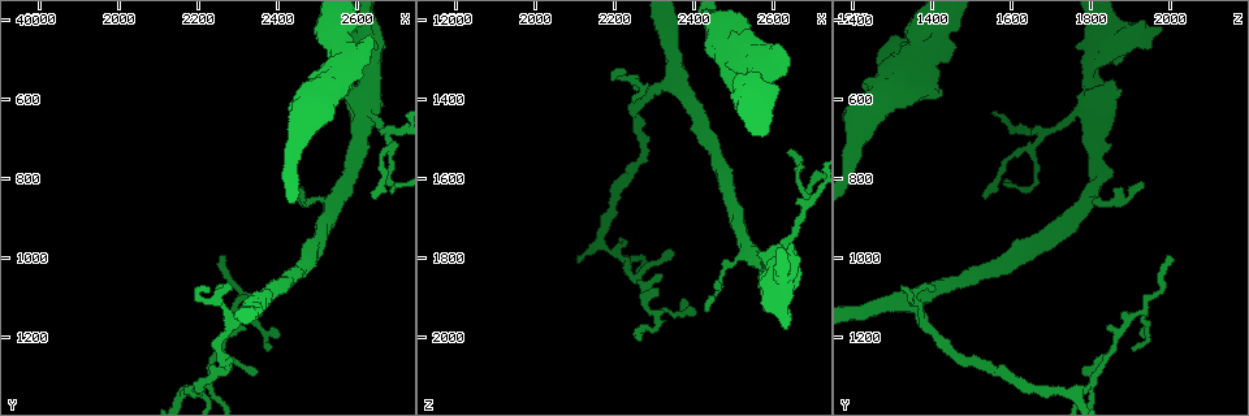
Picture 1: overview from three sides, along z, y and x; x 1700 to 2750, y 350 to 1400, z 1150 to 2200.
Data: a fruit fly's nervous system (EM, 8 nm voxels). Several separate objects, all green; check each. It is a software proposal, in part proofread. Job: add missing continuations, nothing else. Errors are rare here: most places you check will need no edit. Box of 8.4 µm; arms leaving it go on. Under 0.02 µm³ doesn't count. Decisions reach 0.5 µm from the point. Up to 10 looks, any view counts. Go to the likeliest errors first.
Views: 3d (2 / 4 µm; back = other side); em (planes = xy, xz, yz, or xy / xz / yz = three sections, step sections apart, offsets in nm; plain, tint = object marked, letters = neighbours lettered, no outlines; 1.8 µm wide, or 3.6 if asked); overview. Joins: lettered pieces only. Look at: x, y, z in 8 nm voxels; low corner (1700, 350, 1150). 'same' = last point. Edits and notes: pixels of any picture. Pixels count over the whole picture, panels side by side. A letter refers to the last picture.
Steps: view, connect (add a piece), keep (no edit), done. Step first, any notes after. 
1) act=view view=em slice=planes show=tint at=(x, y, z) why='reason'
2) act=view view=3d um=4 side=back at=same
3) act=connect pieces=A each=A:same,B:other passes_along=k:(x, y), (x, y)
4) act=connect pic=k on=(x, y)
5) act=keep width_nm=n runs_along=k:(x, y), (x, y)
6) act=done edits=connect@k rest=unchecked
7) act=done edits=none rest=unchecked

act=view view=3d um=4 side=back at=(2680, 690, 1680) why='three arms meet'

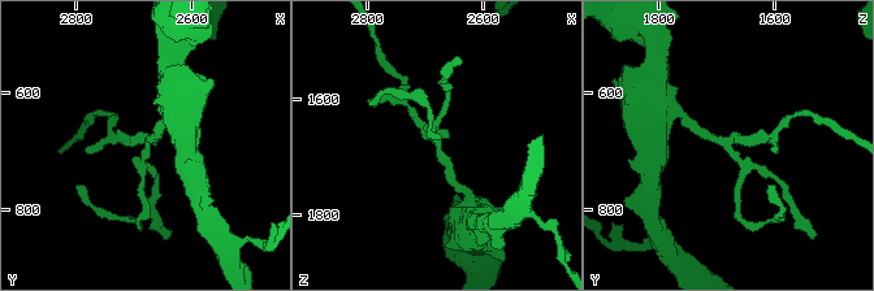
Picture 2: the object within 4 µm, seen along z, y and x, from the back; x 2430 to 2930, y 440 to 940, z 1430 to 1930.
act=view view=em slice=xz step=8 show=tint at=(2670, 690, 1675)

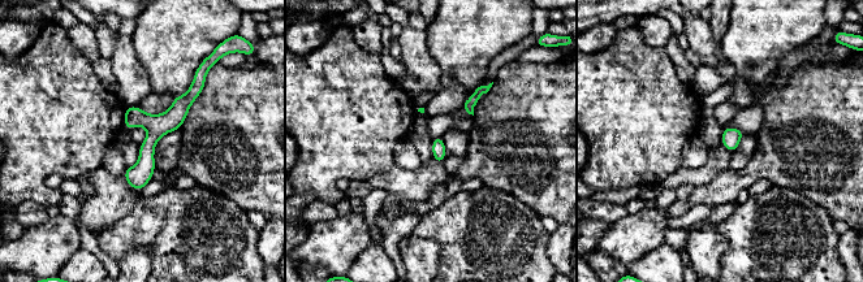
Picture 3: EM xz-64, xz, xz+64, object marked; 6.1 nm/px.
act=view view=em slice=planes show=letters at=same

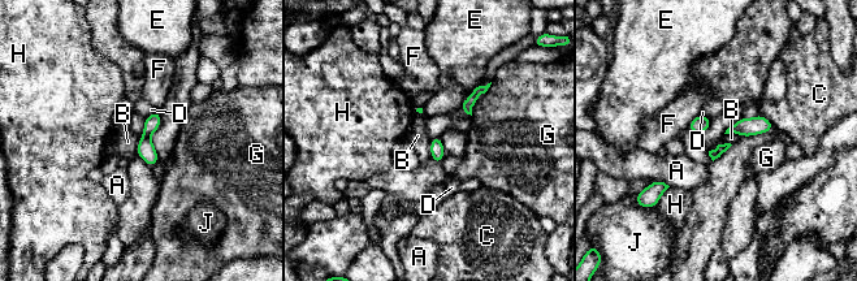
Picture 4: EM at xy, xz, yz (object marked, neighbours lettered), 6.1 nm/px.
act=keep each=A:other,B:other,C:other,D:other,E:other,F:other,G:other,H:other,J:other border=4:(731, 143), (718, 143), (708, 151) found='no lettered piece goes on from it'

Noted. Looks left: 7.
act=view view=em um=3.6 slice=planes show=plain at=(2430, 815, 1935) why='free end'

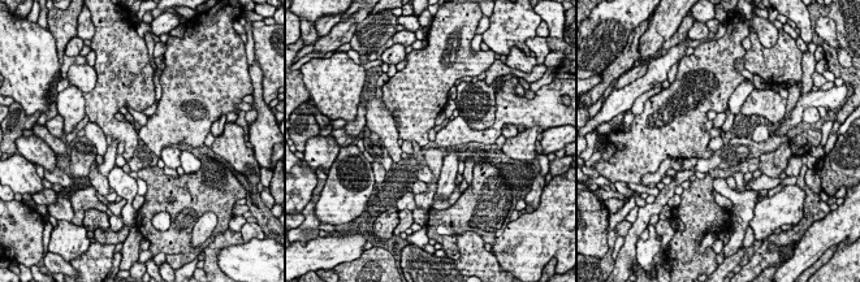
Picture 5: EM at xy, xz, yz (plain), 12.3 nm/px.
act=view view=em um=3.6 slice=planes show=letters at=same why='see the neighbours'

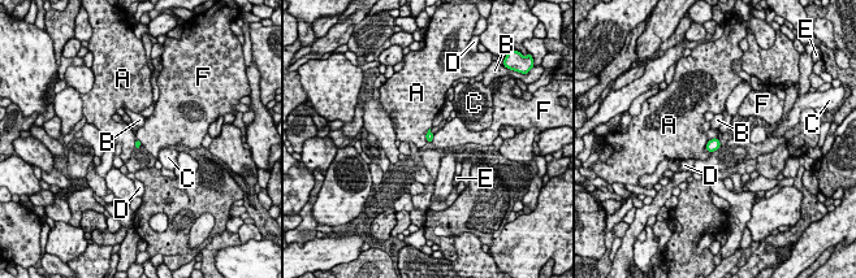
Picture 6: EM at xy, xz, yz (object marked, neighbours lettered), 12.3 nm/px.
act=keep longest_contact=A:170nm each=A:other,B:other,C:other,D:other,E:other,F:other found='no lettered piece goes on from it'

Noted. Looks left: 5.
act=view view=3d um=2 at=(2635, 425, 1980) why='branch stops here'

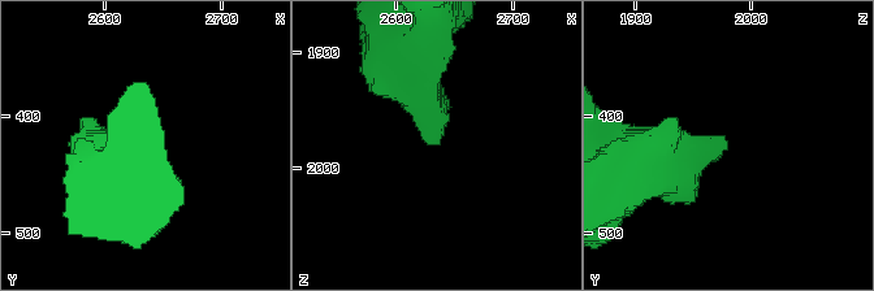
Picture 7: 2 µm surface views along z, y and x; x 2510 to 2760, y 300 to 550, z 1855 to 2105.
act=view view=em slice=planes show=letters at=(2634, 424, 1980) why='shape alone is not enough'

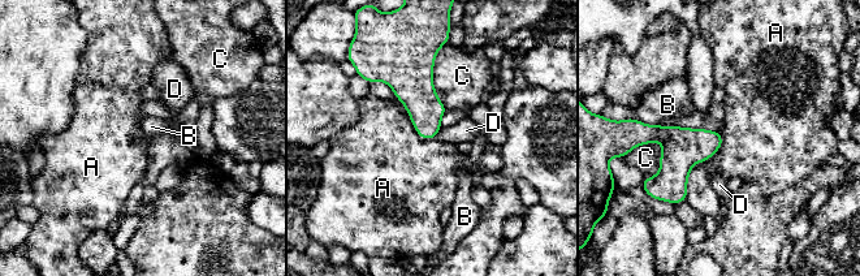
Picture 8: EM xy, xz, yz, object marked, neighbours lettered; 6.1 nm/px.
act=keep each=A:other,B:other,C:other,D:other border=8:(409, 120), (420, 137), (436, 138) found='none of them fits'

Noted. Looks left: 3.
act=view view=3d um=2 side=back at=(2320, 1170, 1840) why='thin end'

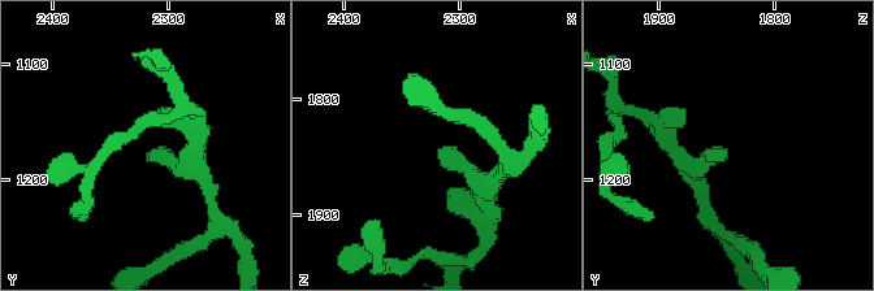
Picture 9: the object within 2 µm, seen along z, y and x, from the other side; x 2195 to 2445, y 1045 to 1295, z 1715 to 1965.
act=view view=em slice=yz step=8 show=letters at=(2318, 1176, 1844) why='shape alone is not enough'

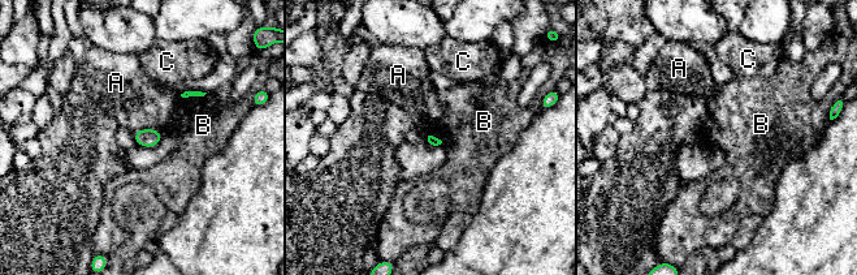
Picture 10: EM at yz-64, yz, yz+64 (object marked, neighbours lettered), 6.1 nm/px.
act=keep each=A:other,B:other,C:other border=10:(207, 93), (203, 95), (180, 95) found='none of them fits'

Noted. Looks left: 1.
act=done edits=none rest=unchecked

